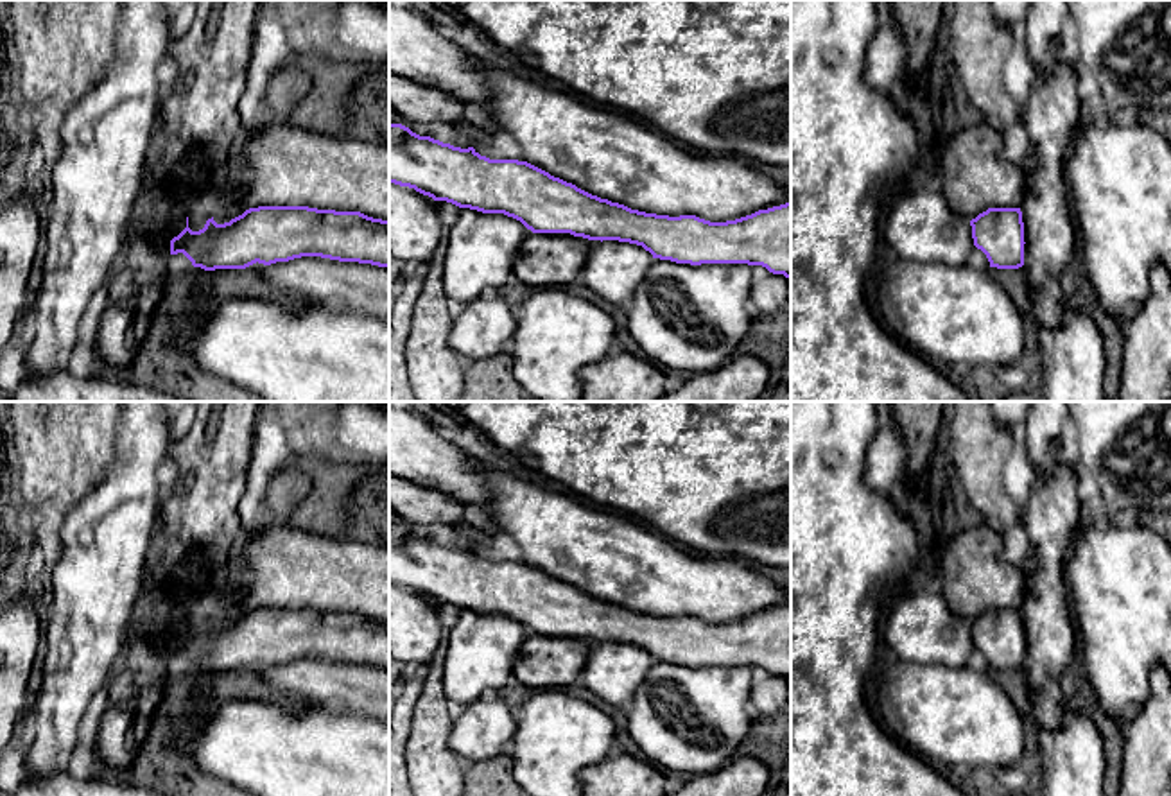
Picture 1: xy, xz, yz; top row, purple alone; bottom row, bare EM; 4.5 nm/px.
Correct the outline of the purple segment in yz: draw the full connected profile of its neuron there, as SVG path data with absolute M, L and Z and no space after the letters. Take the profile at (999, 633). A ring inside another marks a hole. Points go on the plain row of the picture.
M986 522L958 532L941 556L941 595L947 606L970 622L974 647L981 651L990 669L1019 671L1024 667L1024 574L1004 558L1004 534Z

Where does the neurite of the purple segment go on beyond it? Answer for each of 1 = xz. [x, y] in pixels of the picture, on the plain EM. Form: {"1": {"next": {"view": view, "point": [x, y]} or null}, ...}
{"1": {"next": null}}

